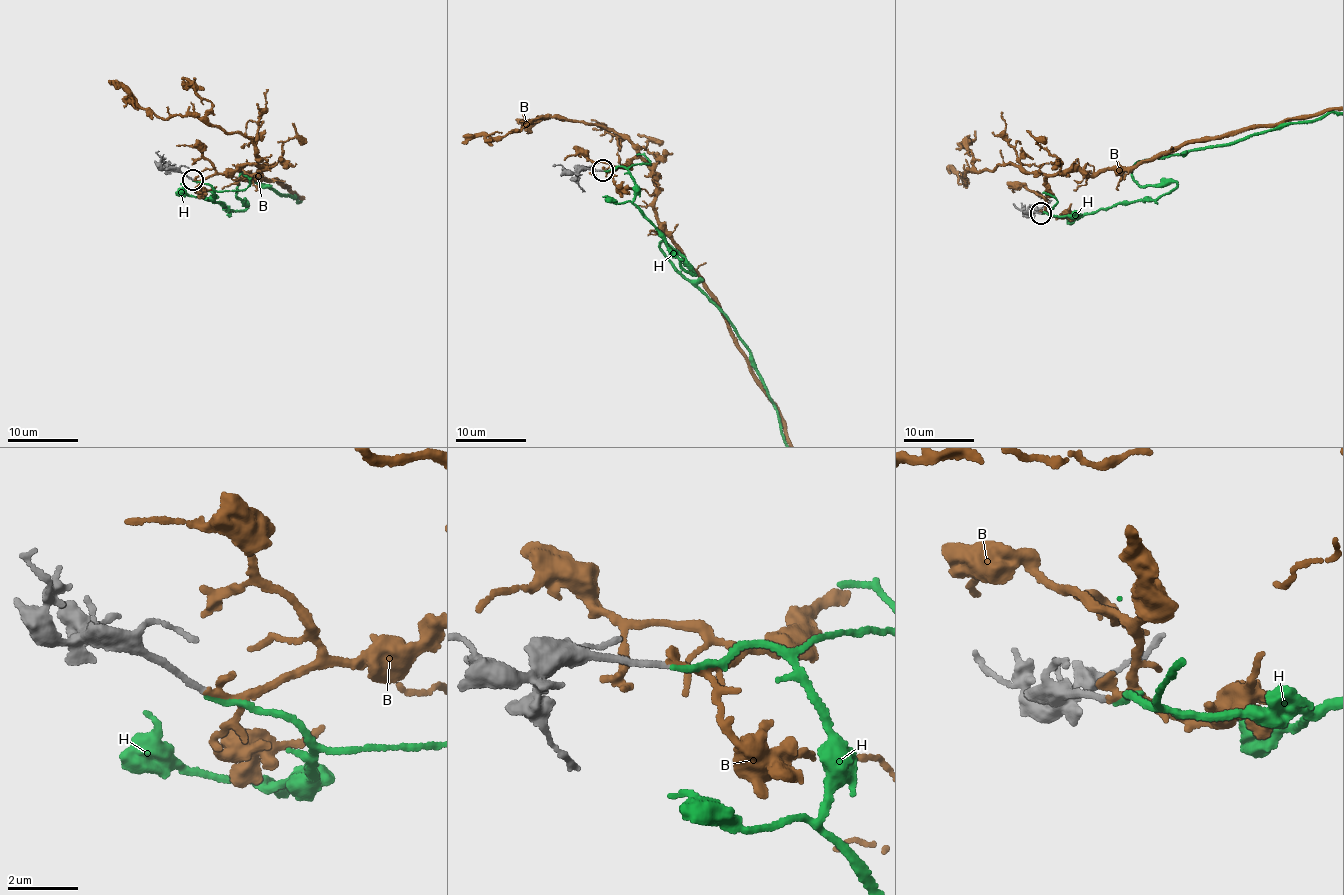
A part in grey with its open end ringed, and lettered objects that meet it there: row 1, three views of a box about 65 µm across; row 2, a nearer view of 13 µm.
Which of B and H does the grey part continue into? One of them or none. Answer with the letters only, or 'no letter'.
H

